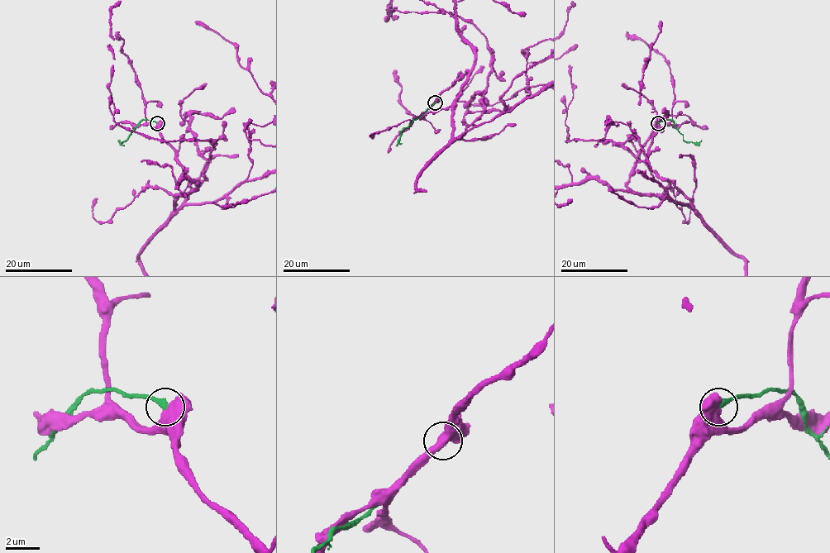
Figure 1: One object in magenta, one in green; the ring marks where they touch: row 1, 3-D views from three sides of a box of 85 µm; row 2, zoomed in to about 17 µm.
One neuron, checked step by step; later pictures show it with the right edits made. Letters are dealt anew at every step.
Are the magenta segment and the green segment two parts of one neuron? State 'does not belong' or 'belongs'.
does not belong

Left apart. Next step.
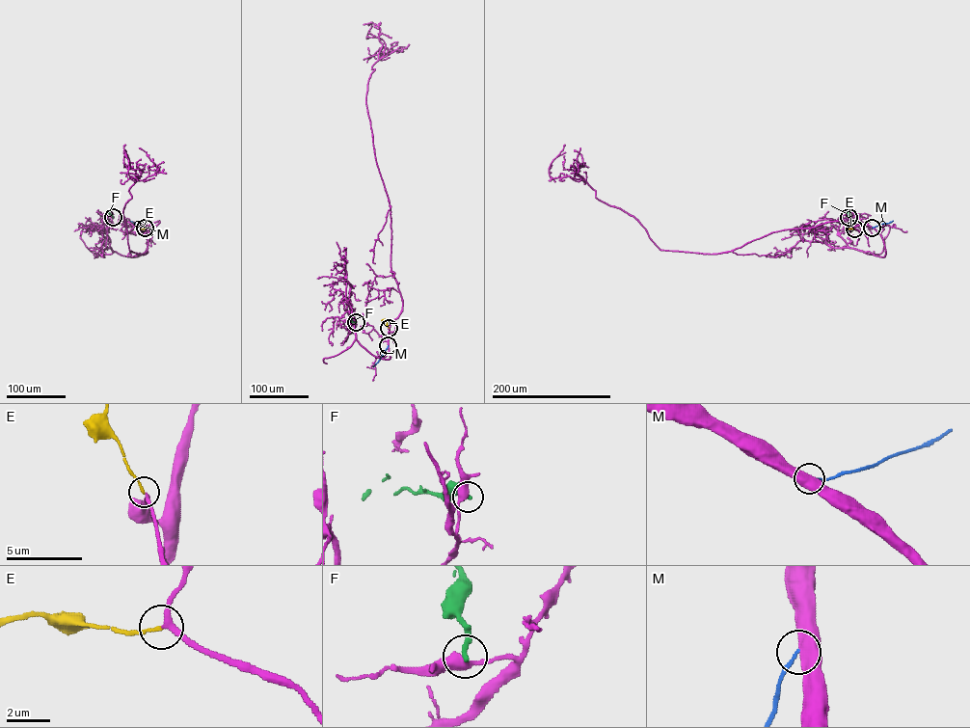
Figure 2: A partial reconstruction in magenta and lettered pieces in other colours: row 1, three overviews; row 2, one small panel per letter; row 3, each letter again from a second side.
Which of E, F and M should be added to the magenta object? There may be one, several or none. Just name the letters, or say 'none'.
E

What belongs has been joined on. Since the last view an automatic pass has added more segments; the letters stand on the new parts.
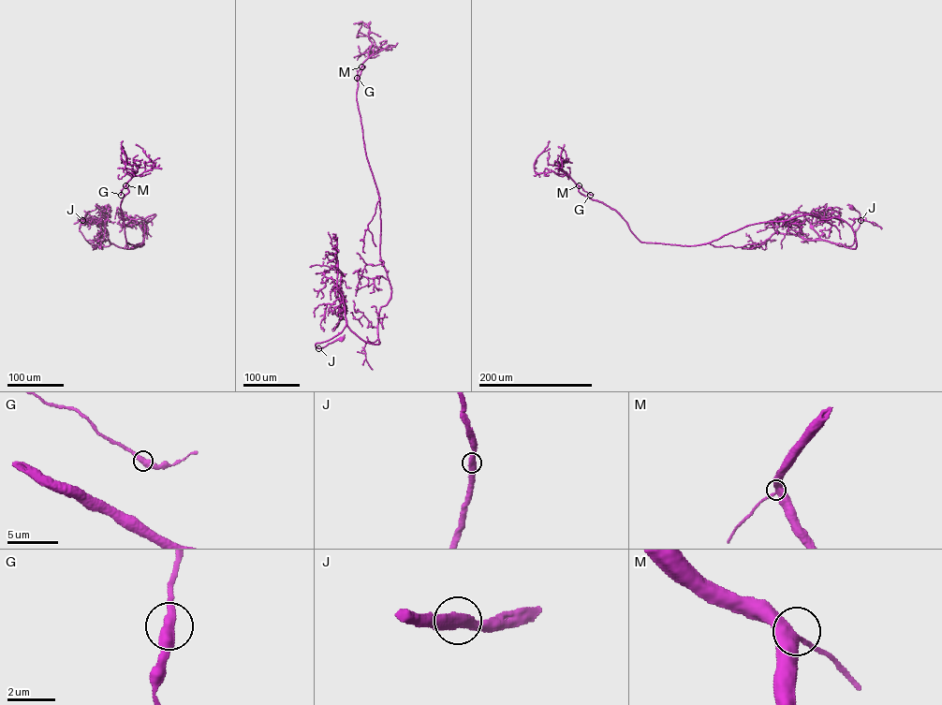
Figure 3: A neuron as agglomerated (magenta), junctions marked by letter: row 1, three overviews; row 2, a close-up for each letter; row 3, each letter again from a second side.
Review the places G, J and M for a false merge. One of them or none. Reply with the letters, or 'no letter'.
no letter

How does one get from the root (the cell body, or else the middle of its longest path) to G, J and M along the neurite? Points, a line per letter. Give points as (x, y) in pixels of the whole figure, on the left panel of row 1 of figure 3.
G: (106, 207), (81, 221), (84, 239), (138, 247), (154, 214), (140, 244), (126, 242), (121, 195)
J: (106, 207), (89, 212), (83, 220)
M: (106, 207), (81, 221), (84, 239), (138, 247), (141, 218), (154, 214), (140, 244), (126, 242), (125, 185)

